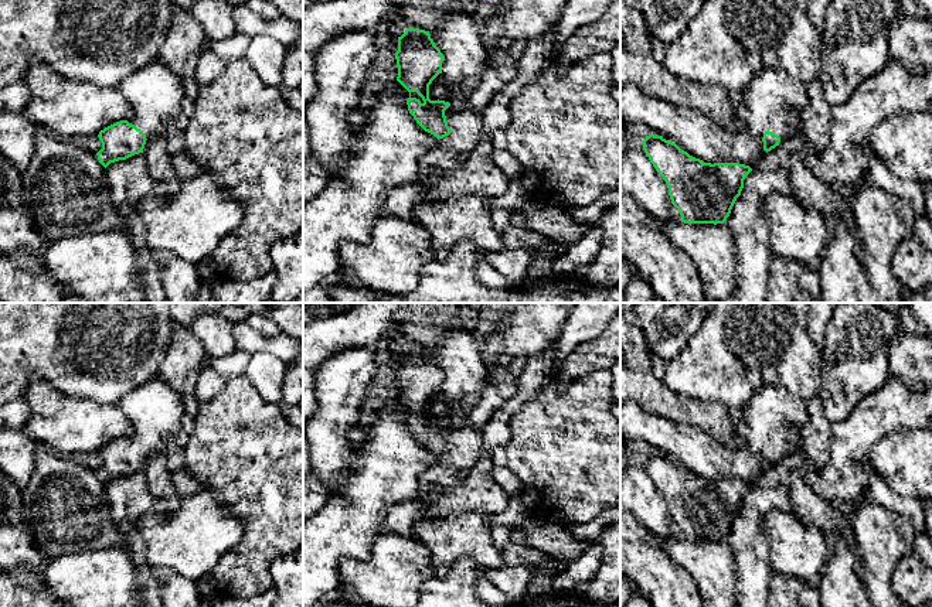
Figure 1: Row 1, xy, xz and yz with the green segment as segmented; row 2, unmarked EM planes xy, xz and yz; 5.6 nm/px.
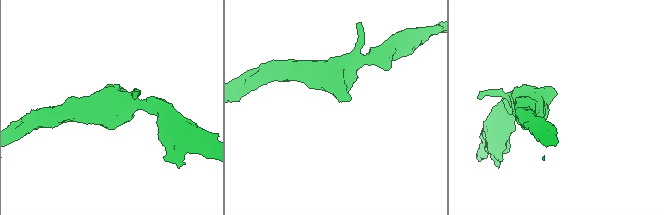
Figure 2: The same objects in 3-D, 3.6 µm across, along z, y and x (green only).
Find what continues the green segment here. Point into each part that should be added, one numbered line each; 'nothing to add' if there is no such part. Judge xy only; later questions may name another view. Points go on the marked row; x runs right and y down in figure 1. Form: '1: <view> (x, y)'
1: xy (155, 92)

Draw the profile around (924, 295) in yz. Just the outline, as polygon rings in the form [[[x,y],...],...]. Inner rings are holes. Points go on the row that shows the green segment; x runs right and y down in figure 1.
[[[932,284],[916,291],[911,291],[905,303],[932,303]]]

